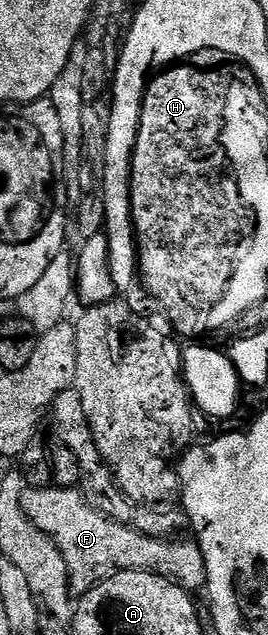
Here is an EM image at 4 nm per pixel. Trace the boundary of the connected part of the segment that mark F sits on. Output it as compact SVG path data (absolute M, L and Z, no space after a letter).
M28 487L21 497L21 506L29 522L61 550L71 579L71 591L76 597L83 596L117 572L148 572L192 594L198 593L198 588L200 591L207 583L205 558L194 539L183 541L183 538L146 536L144 532L103 515L82 491L75 488Z

